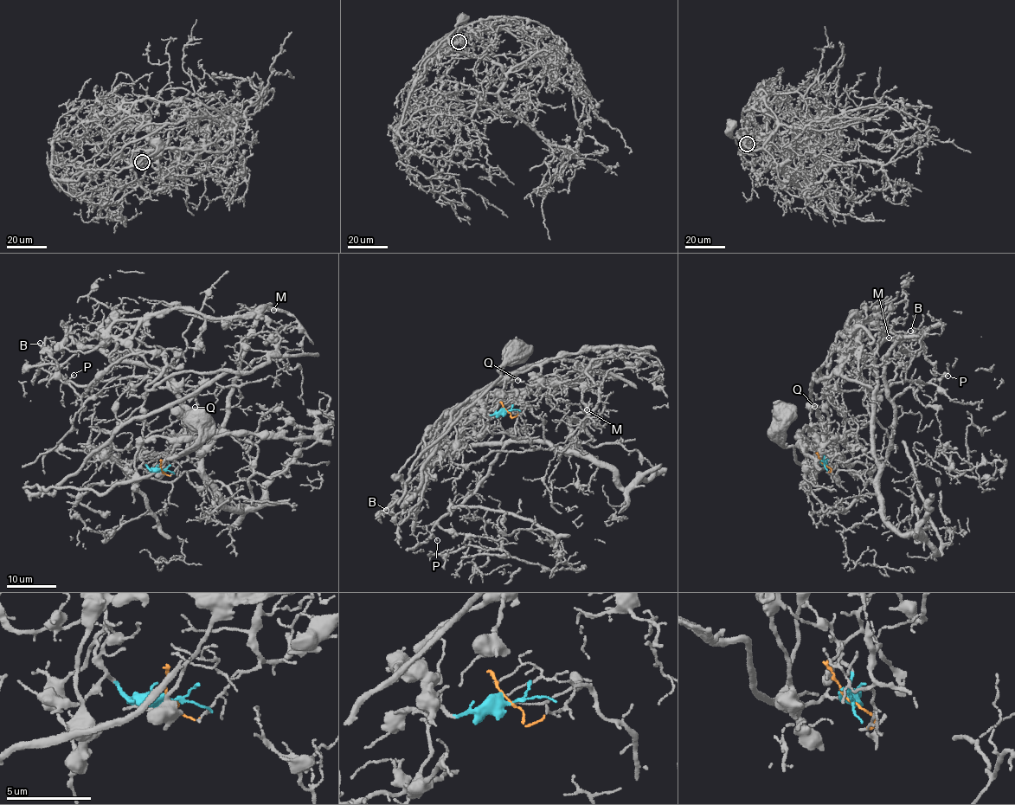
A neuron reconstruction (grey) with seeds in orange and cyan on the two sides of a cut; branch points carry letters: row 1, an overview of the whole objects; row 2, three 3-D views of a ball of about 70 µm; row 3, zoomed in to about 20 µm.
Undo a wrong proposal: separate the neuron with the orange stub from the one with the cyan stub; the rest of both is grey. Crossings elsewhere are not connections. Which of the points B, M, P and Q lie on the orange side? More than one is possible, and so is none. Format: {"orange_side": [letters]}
{"orange_side": ["B", "M", "P"]}

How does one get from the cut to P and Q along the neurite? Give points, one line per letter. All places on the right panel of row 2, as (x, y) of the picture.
P: (822, 464), (829, 471), (828, 460), (844, 462), (870, 450), (877, 392), (898, 382), (947, 376)
Q: (824, 463), (821, 450), (830, 424), (827, 402), (831, 394), (819, 370), (809, 387), (812, 410), (815, 406)

